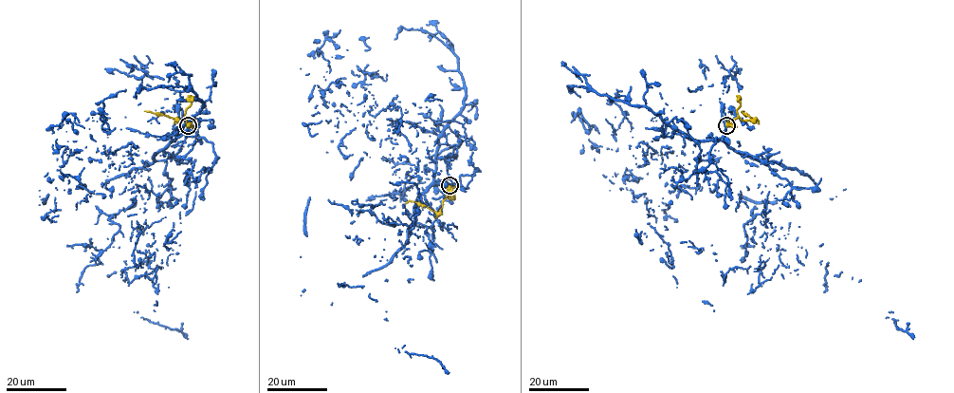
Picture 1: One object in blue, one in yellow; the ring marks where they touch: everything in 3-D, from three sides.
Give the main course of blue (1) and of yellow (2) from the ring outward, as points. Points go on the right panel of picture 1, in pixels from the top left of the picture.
1: (725, 125), (763, 163), (745, 250), (801, 248), (913, 339)
2: (725, 125), (738, 117), (742, 120), (753, 119), (742, 112), (744, 111)

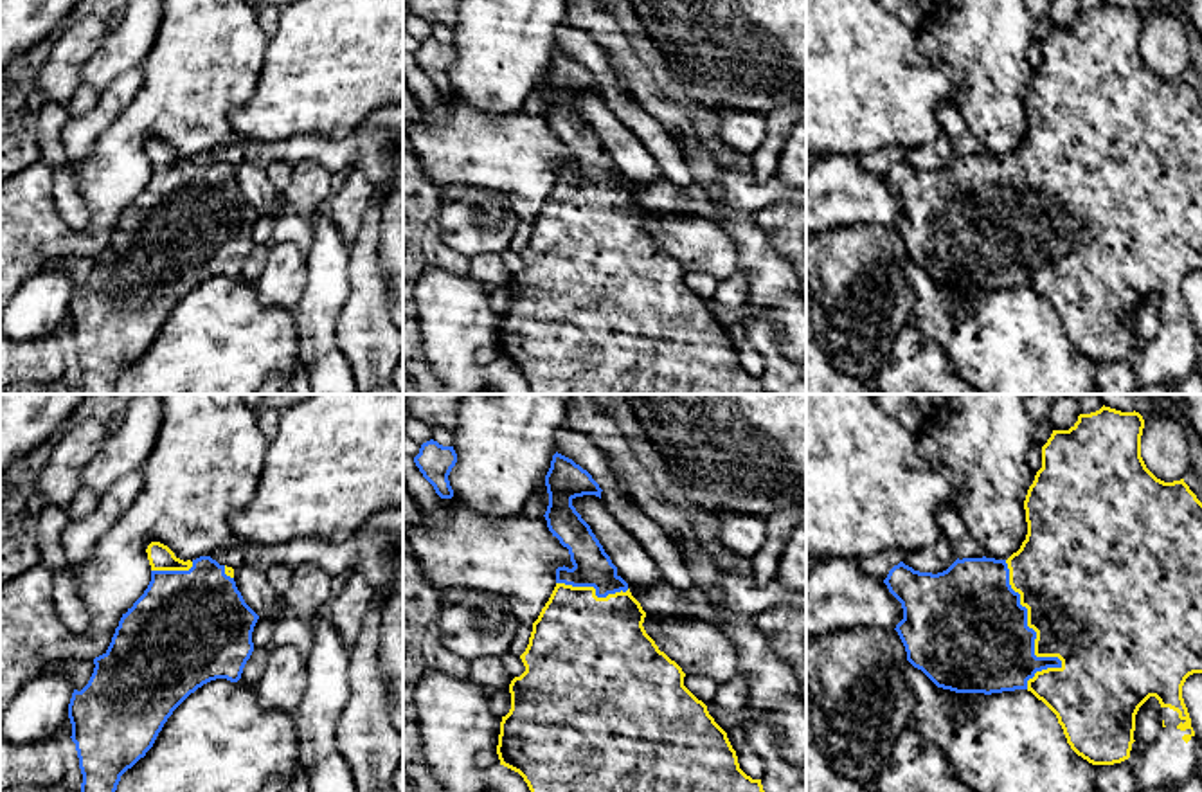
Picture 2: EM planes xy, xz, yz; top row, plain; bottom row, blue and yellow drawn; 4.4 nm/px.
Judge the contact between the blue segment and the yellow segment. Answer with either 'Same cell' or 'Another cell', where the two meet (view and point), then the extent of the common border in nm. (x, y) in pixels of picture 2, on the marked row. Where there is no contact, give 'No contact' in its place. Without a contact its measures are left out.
Same cell. Touches blue at yz (1033, 641). Shared border 600 nm

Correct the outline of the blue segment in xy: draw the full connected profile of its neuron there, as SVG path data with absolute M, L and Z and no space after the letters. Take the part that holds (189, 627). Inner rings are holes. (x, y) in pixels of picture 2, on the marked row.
M151 542L146 553L151 565L148 589L122 614L108 650L94 659L88 684L81 691L74 689L68 704L70 738L83 774L81 792L115 792L121 776L146 756L173 711L211 680L238 682L254 652L252 632L259 616L238 590L232 567L220 565L211 556L184 562L160 542Z

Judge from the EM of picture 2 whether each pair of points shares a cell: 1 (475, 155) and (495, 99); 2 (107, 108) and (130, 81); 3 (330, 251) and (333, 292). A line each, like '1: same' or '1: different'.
1: different
2: same
3: same

